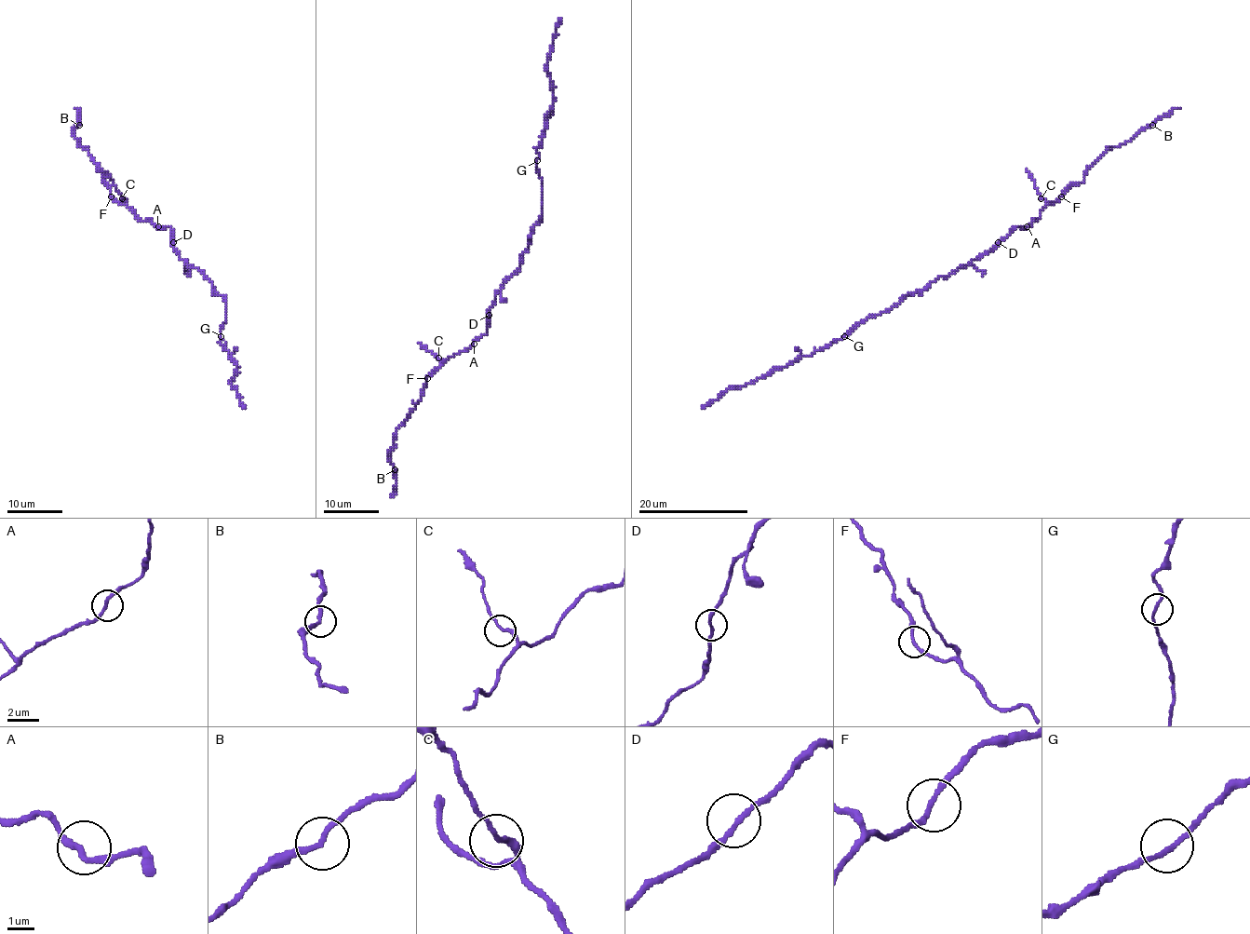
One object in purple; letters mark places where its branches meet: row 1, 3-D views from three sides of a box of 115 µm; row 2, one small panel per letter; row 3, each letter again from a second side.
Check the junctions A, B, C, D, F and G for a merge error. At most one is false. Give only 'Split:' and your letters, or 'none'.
Split: none

